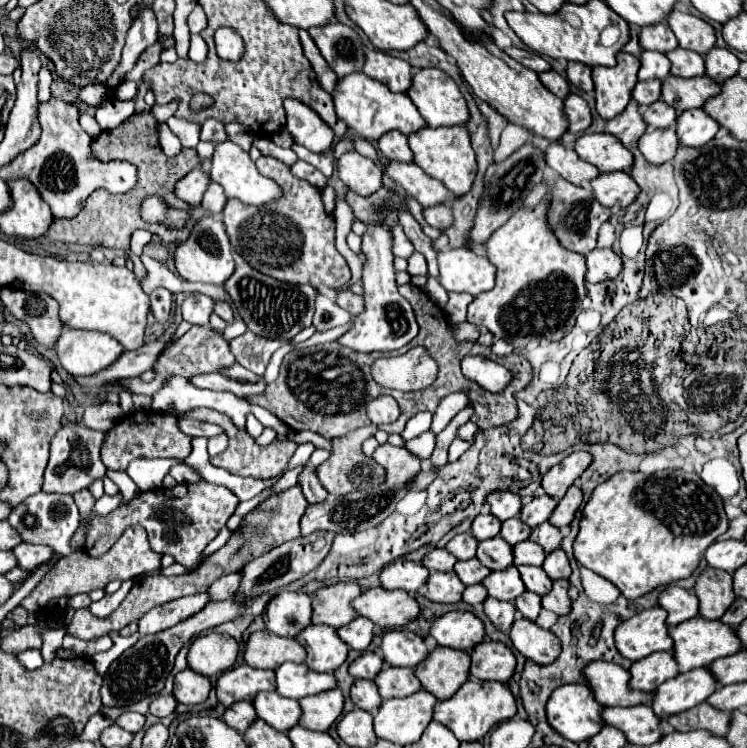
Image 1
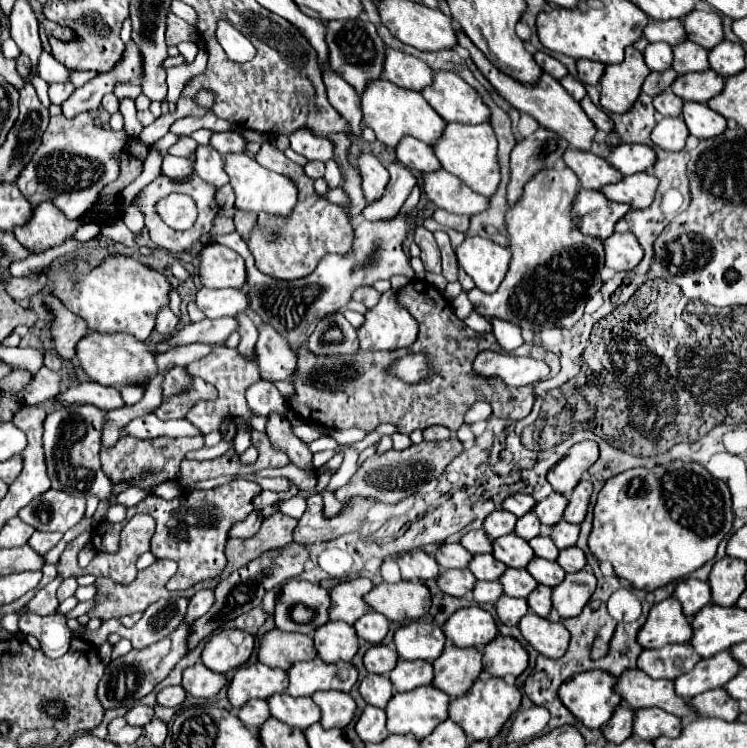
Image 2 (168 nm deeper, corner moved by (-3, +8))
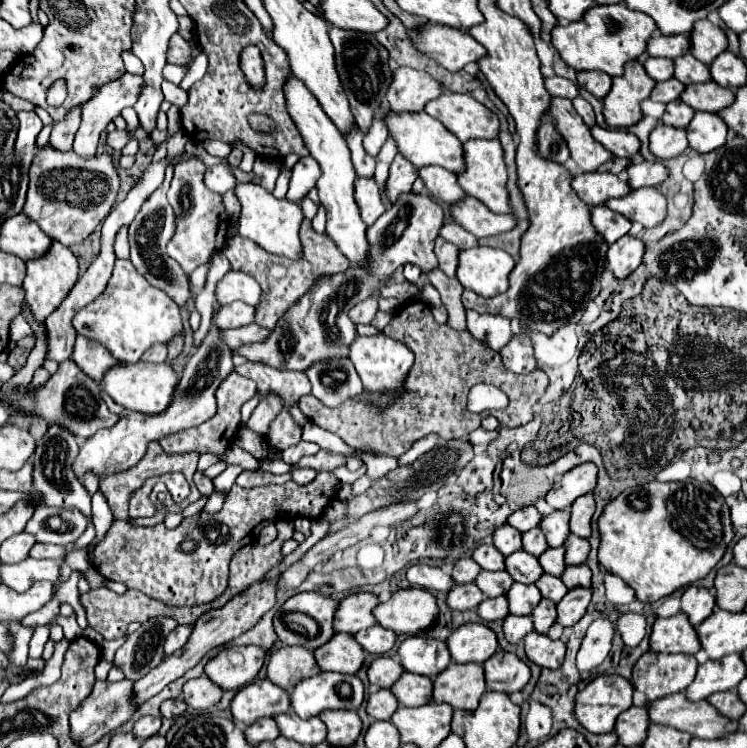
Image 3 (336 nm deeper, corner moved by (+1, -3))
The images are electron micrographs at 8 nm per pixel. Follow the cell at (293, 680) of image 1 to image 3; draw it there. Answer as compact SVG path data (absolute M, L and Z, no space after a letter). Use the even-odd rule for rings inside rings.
M319 673L299 681L291 691L291 709L301 719L317 717L329 709L359 709L365 699L365 687L357 675Z

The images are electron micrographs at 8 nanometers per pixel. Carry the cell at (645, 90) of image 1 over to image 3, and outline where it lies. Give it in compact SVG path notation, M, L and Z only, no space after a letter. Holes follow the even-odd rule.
M669 79L669 81L663 81L663 83L657 83L653 93L651 93L651 99L653 101L661 101L661 103L671 103L675 99L679 99L679 95L683 93L685 85L679 81L679 79Z

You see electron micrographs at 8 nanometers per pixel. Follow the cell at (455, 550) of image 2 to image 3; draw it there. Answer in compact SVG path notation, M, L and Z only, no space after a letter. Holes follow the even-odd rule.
M463 557L453 565L453 579L455 583L473 583L475 577L479 575L481 567L471 559L471 557Z

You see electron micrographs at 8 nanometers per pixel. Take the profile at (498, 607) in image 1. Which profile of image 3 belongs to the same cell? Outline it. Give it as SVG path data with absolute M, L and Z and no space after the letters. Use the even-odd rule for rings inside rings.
M507 615L503 621L503 631L505 631L505 639L515 645L519 643L527 633L533 631L533 621L531 617L519 617L519 615Z

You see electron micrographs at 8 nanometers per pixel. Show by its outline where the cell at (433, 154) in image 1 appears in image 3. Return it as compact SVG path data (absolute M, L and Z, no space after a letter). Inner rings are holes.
M471 139L465 143L465 173L457 175L459 185L463 191L481 203L485 203L495 213L511 213L511 201L507 191L507 165L505 165L505 153L499 143L499 139Z

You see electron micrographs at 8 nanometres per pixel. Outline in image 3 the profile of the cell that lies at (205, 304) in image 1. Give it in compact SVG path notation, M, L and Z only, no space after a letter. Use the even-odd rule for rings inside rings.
M235 301L231 305L219 307L213 321L219 329L239 329L239 327L255 321L255 307L251 307L243 301Z

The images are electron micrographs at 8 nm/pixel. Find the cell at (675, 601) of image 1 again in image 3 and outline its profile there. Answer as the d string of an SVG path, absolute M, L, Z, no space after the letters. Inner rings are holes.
M695 585L685 589L681 603L683 603L681 609L689 615L689 621L693 627L701 625L715 609L715 597L709 593L709 589L695 587Z

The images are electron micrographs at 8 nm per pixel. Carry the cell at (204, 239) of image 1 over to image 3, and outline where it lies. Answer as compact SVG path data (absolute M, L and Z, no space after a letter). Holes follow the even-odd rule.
M229 271L217 283L215 295L221 305L233 303L233 301L245 301L249 305L257 305L261 299L261 287L251 275L241 273L241 271Z

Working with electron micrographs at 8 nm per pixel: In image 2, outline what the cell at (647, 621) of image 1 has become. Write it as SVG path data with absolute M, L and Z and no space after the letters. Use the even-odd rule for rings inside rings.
M667 598L659 604L653 604L645 624L637 634L637 642L643 648L661 648L671 642L689 642L689 638L689 620L683 616L675 598Z

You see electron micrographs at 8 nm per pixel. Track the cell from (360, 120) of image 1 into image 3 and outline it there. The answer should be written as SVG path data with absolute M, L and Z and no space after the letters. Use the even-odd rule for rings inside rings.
M389 111L385 117L389 135L397 141L399 153L405 155L415 167L427 167L427 165L437 165L443 167L455 175L465 171L465 159L463 159L463 143L449 131L445 129L443 123L439 123L435 117L427 115L425 111L415 113L415 115L395 115Z

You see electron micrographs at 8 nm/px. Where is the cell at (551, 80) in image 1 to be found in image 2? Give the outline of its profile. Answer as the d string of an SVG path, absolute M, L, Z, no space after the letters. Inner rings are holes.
M571 74L563 76L563 78L559 80L559 84L561 84L575 100L581 100L581 98L585 96L585 86L583 86L579 80L575 80Z

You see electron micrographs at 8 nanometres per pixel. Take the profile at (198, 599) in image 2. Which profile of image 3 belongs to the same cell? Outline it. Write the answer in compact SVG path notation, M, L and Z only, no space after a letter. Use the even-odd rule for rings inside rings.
M179 625L175 631L171 631L167 637L165 637L165 645L163 645L163 657L169 657L173 655L177 649L181 649L189 635L193 631L193 625Z

